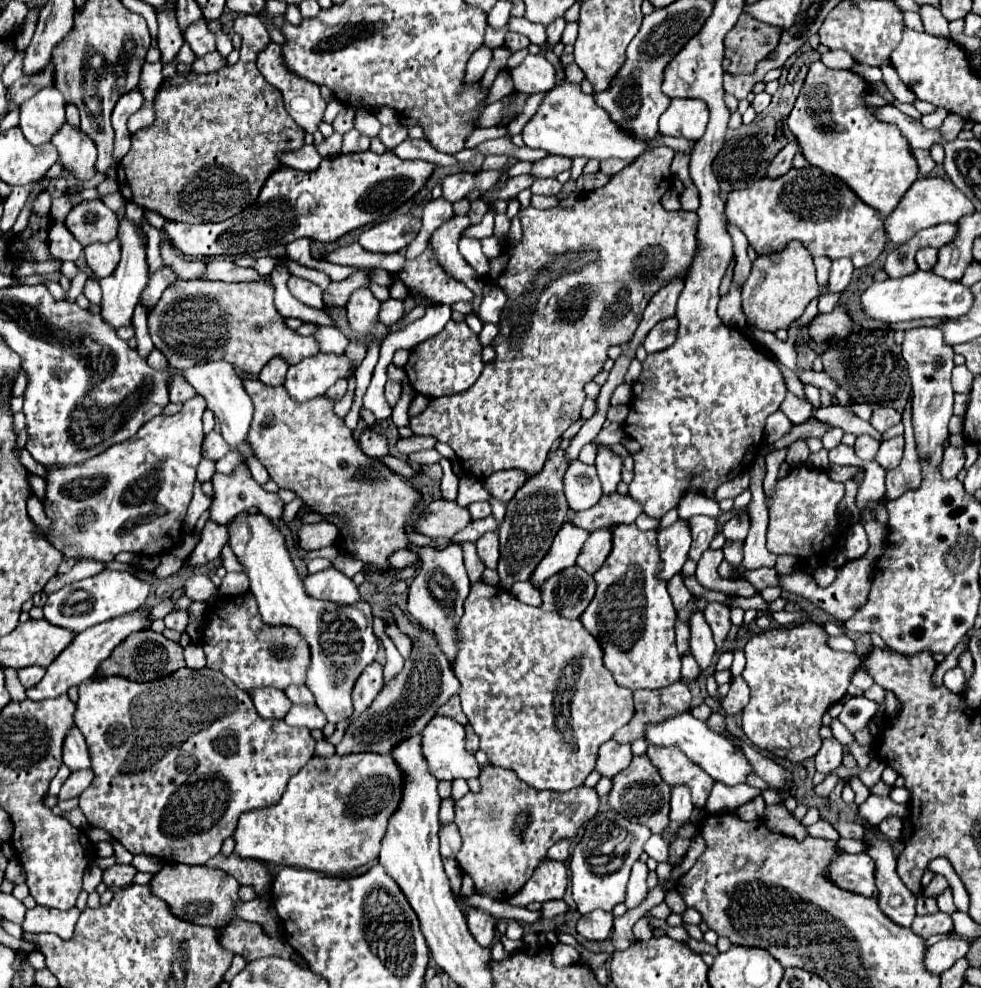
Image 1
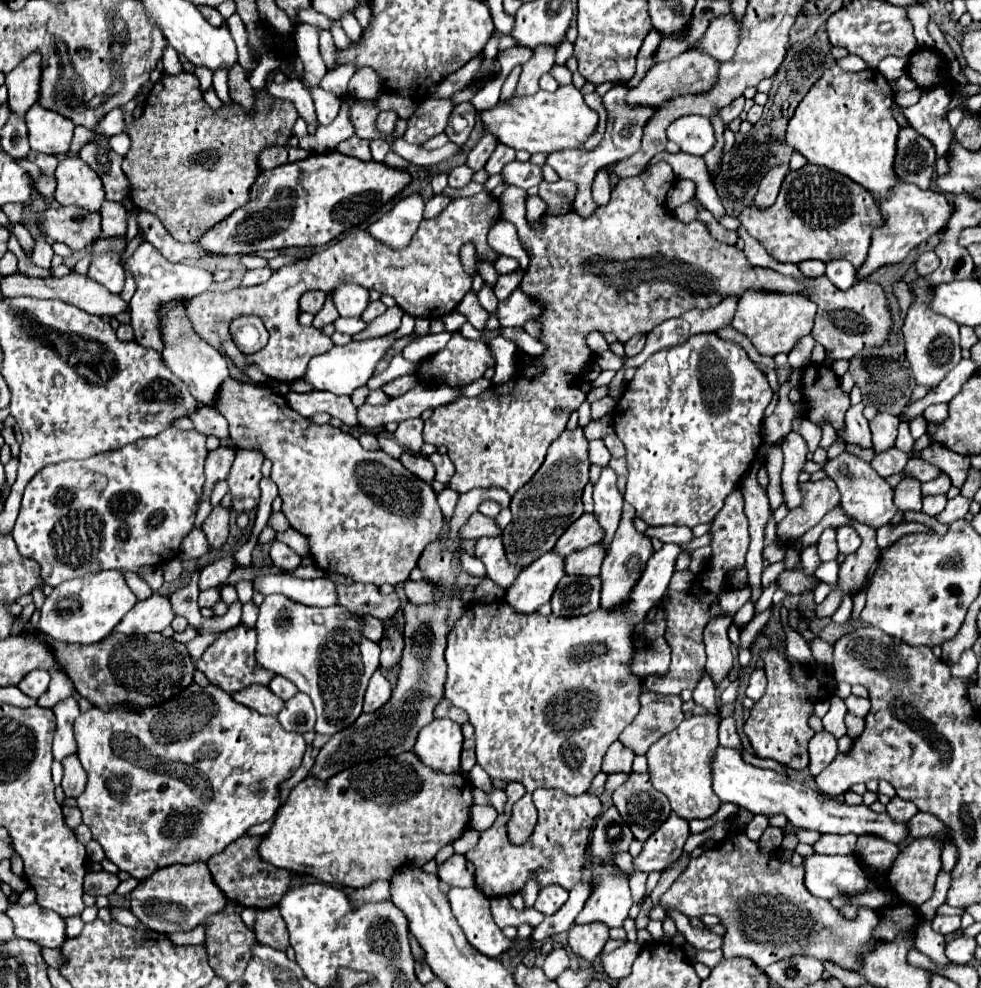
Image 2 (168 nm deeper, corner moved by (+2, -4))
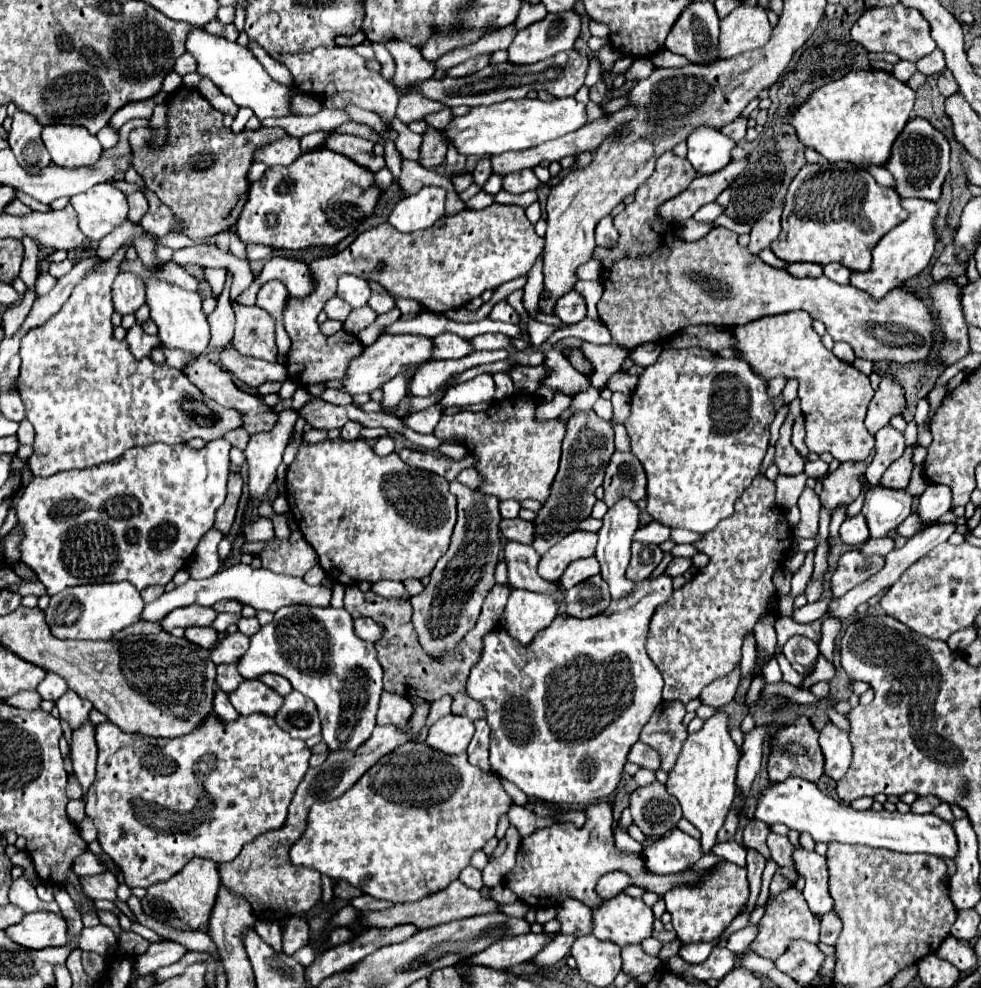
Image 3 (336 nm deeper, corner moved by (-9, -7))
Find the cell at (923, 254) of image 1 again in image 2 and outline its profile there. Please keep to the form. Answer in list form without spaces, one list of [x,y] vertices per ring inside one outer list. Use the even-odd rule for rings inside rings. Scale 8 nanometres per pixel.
[[[924,252],[916,262],[916,270],[920,276],[928,276],[936,270],[938,264],[940,264],[940,260],[936,258],[936,252]]]

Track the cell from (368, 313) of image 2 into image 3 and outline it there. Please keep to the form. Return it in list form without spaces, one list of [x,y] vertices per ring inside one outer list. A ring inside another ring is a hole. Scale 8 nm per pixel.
[[[373,293],[373,297],[369,299],[369,307],[373,307],[377,313],[387,313],[395,307],[395,301],[389,293]]]

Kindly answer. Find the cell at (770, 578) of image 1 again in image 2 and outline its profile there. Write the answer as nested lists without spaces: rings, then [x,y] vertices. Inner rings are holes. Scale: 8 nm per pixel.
[[[784,570],[776,578],[776,582],[778,582],[778,590],[782,590],[786,594],[796,594],[796,596],[808,592],[810,588],[816,588],[816,584],[818,584],[816,578],[810,578],[802,572],[796,572],[796,570]]]

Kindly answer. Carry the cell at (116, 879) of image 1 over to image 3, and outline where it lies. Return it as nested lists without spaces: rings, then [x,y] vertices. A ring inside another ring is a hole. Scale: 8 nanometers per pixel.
[[[109,871],[99,873],[99,875],[89,875],[89,877],[79,877],[81,891],[91,897],[91,899],[107,899],[115,901],[117,899],[117,877]]]

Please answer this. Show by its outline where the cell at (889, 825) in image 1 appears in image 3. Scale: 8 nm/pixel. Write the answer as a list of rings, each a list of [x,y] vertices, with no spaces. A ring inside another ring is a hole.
[[[917,797],[917,801],[911,805],[913,813],[931,813],[933,807],[937,807],[941,801],[937,797]]]

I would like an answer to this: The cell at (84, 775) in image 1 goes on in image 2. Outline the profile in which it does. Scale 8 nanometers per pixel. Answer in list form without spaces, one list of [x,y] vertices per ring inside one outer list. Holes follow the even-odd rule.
[[[76,754],[62,760],[64,766],[64,778],[62,778],[62,790],[70,798],[78,798],[84,792],[84,786],[88,782],[86,770],[80,766],[80,760]]]

